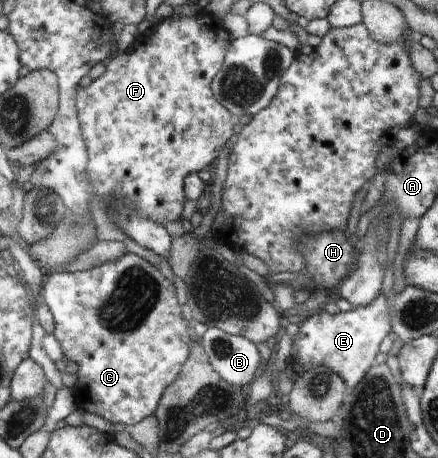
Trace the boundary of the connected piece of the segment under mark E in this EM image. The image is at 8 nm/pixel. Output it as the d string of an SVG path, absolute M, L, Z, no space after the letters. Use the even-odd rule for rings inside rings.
M383 292L365 308L354 308L348 312L330 314L327 311L310 316L300 326L293 340L295 357L292 361L303 370L325 366L334 370L346 382L346 390L353 390L367 376L367 370L374 365L379 352L379 344L387 335L391 335L393 323L389 304Z

